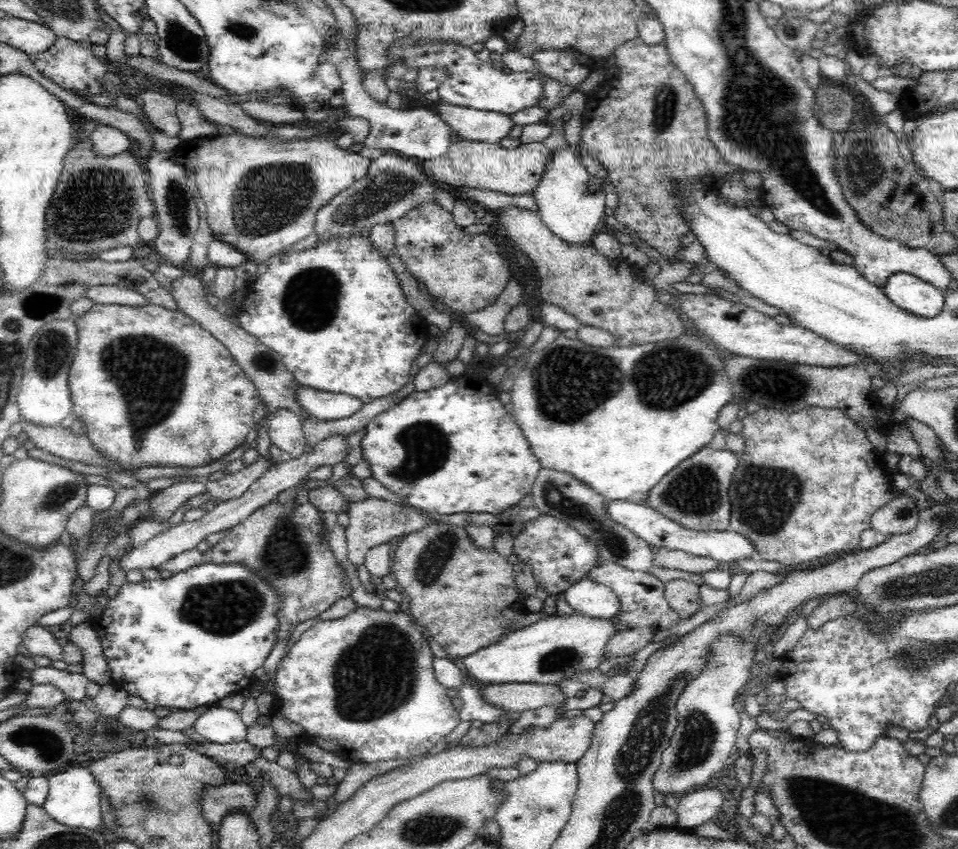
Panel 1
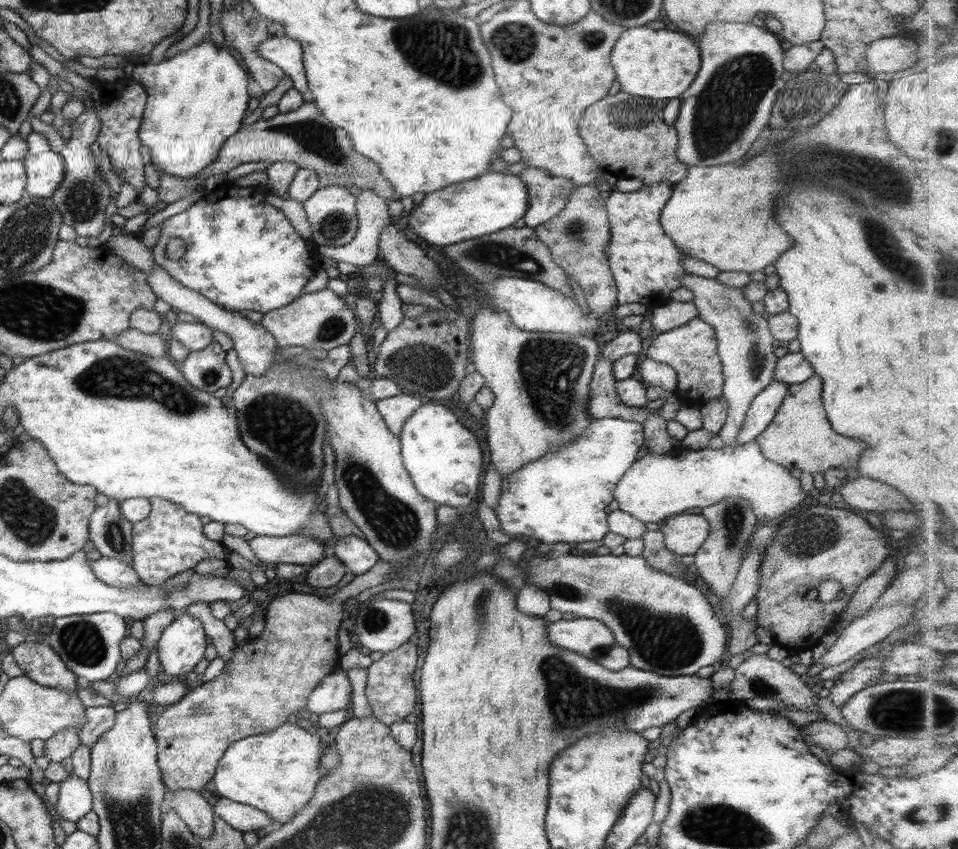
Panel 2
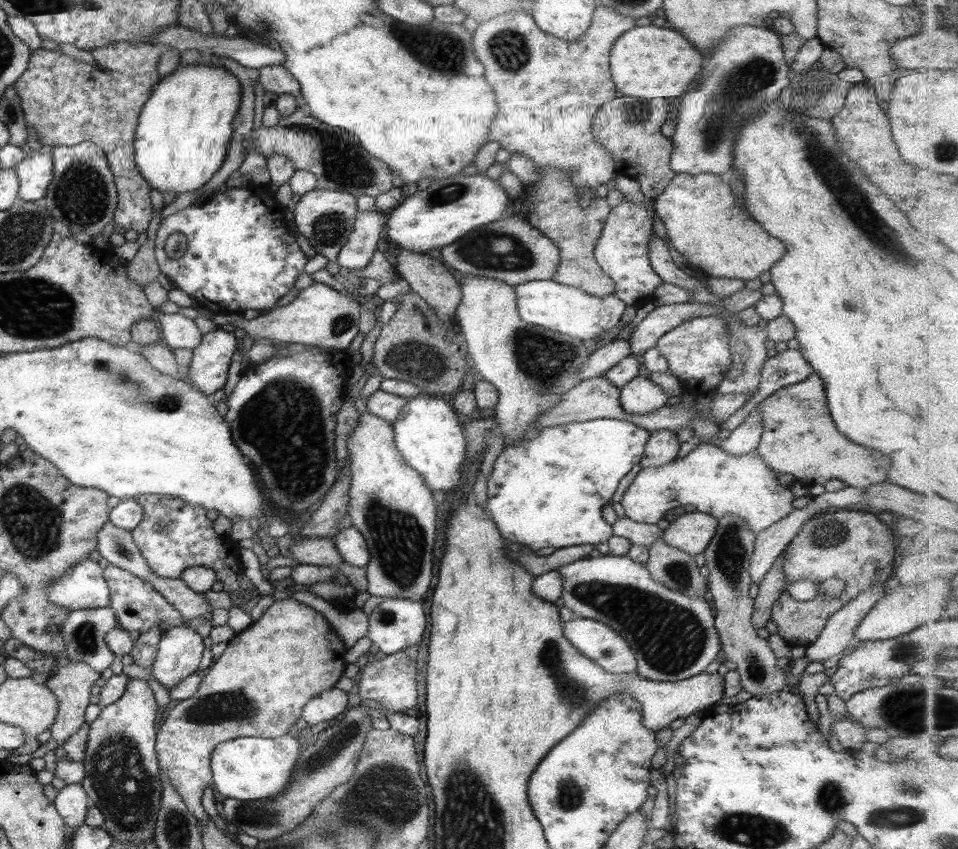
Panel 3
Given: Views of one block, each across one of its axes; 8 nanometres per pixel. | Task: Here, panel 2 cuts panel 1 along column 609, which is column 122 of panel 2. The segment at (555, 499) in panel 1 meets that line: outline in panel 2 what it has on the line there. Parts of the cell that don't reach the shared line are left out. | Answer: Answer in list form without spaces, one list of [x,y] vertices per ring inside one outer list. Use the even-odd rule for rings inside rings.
[[[110,498],[89,515],[88,538],[101,557],[109,557],[131,566],[133,557],[132,524],[121,517],[119,501]]]

